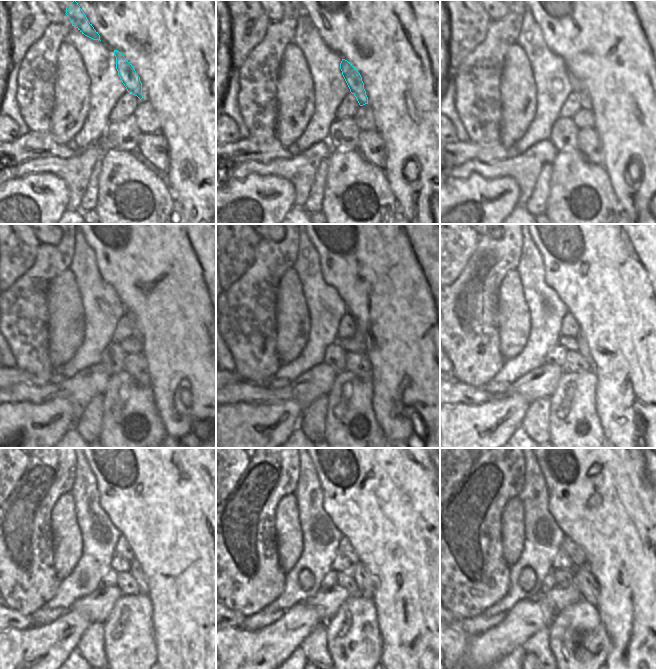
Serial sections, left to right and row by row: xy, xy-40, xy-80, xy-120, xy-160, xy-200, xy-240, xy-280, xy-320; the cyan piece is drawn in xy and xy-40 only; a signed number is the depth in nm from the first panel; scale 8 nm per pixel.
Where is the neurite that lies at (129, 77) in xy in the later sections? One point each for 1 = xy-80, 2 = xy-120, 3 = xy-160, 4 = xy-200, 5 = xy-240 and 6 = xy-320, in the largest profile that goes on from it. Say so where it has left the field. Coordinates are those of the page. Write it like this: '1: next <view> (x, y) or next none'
1: next xy-80 (578, 86)
2: next xy-120 (135, 325)
3: next xy-160 (358, 336)
4: next xy-200 (583, 348)
5: next xy-240 (135, 569)
6: next xy-320 (583, 578)

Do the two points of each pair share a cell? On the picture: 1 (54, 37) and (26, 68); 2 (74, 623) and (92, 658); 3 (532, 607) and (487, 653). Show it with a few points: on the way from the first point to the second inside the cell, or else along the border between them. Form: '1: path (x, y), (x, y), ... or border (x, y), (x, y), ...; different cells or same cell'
1: path (48, 45), (34, 60); same cell
2: border (92, 622), (84, 631), (75, 647); different cells
3: path (522, 618), (498, 642); same cell

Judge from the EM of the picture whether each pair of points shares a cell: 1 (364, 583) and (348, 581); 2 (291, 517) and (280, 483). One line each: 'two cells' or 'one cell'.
1: two cells
2: two cells

